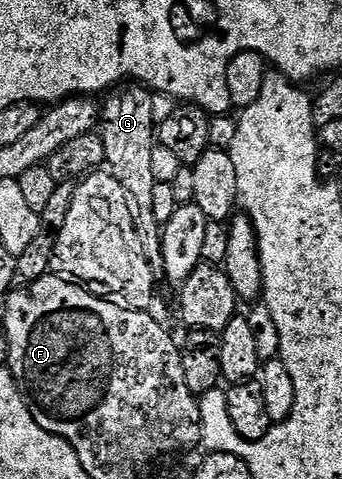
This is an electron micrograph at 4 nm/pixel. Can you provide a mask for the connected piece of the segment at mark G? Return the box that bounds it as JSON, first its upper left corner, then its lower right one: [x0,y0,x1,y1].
[98,83,158,239]

